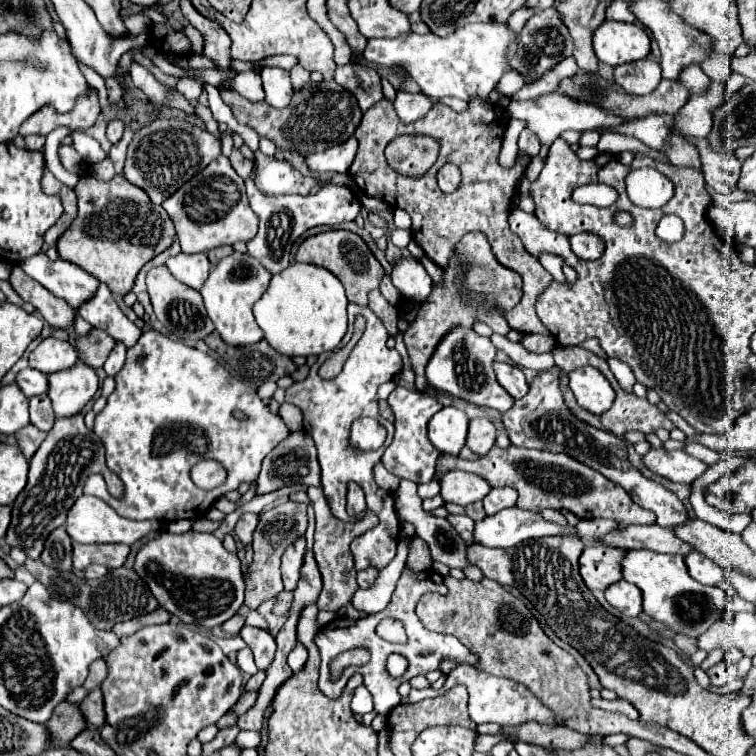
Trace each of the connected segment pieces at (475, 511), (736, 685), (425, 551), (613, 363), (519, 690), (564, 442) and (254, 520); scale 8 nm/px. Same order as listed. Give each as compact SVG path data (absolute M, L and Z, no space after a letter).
M446 503L446 509L454 511L454 513L466 513L474 521L480 521L480 519L486 517L484 509L482 509L482 503L472 503L472 505L466 505L466 507L460 507L460 505L454 505L454 503Z
M745 677L735 679L734 681L731 681L730 683L722 687L711 686L710 690L714 693L718 693L719 695L735 693L735 692L738 692L742 688L744 679Z
M412 537L410 545L408 545L406 567L412 569L414 573L418 573L418 571L430 569L430 565L432 565L432 559L430 559L430 549L428 549L426 541L422 541L420 537Z
M614 357L608 359L608 365L610 365L610 371L614 373L614 377L618 379L618 383L622 385L622 389L628 391L628 393L632 393L632 385L636 383L632 369L630 369L624 361L618 361L618 359L614 359Z
M460 665L452 673L448 673L444 687L438 689L438 691L432 689L432 687L412 689L410 695L408 695L408 703L416 703L416 701L422 701L422 699L428 699L428 697L438 697L438 695L446 693L446 689L450 689L458 683L466 685L466 689L470 693L468 713L470 713L474 723L492 723L494 721L498 725L510 727L510 725L522 725L526 721L538 721L542 725L554 725L554 727L558 725L554 713L550 713L550 709L546 709L546 705L542 705L538 701L538 697L534 697L534 693L530 693L530 689L526 689L522 683L516 683L516 681L506 679L506 677L492 677L492 675L486 675L486 673L478 673L470 665Z
M556 365L540 371L534 381L530 383L530 391L514 401L512 409L508 409L502 415L502 423L508 431L508 437L512 441L512 445L516 447L530 447L530 449L544 449L544 451L552 451L552 453L566 453L574 459L578 459L580 463L586 463L588 467L600 471L606 479L610 479L612 483L620 485L626 489L626 493L632 497L632 501L636 505L640 505L642 509L654 511L658 517L658 525L660 527L676 527L680 523L684 523L688 519L686 507L684 503L664 485L646 479L630 461L628 461L628 451L626 451L626 443L622 439L618 439L614 433L604 431L604 429L596 429L592 425L588 425L586 421L580 421L564 403L564 395L560 389L560 379L562 373Z
M244 513L238 523L236 523L236 535L240 537L242 543L252 543L252 531L258 525L258 515L256 513Z

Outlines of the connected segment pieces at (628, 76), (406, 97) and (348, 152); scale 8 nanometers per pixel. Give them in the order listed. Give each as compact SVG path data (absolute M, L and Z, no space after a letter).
M640 59L634 63L618 65L614 69L614 81L626 91L634 95L648 95L654 91L662 79L662 69L652 59Z
M398 91L394 105L396 105L398 117L400 117L404 123L412 123L412 121L424 117L424 115L430 111L432 101L430 101L430 97L426 97L424 93Z
M352 135L342 145L334 145L322 153L308 155L306 163L310 169L320 173L348 173L350 161L354 161L356 149L358 149L358 139Z

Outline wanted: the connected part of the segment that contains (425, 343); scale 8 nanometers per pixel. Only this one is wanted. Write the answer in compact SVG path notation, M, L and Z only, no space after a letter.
M466 233L454 245L450 263L442 271L442 283L432 283L432 293L426 297L426 301L420 303L418 317L404 331L404 343L416 373L418 391L428 385L424 369L434 355L434 349L440 345L442 337L454 329L454 325L466 325L472 329L476 321L482 321L494 333L506 335L510 325L506 323L504 313L518 305L522 299L522 277L518 277L518 273L512 269L504 269L504 265L496 261L494 253L490 253L490 243L484 233Z

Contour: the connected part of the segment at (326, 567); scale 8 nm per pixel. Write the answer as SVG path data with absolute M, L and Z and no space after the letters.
M308 487L308 497L310 503L316 511L316 535L314 535L314 555L322 573L322 581L324 581L324 589L318 597L318 609L320 611L332 611L338 613L340 607L346 607L352 603L354 593L358 591L358 583L356 583L356 569L354 569L354 561L352 561L352 553L350 553L350 541L354 537L358 537L358 533L364 533L364 529L370 529L376 525L378 517L374 517L372 513L366 513L364 519L356 521L356 523L346 523L340 521L338 517L334 517L330 513L330 505L326 501L326 495L322 493L322 487Z

